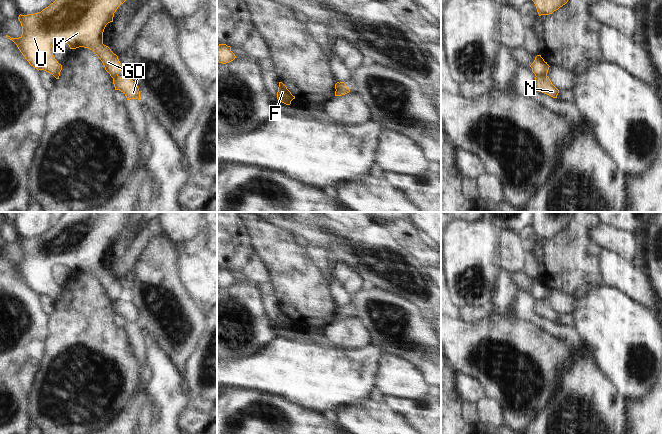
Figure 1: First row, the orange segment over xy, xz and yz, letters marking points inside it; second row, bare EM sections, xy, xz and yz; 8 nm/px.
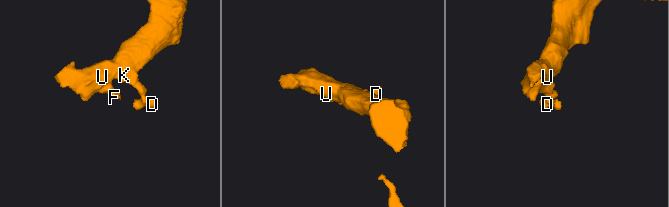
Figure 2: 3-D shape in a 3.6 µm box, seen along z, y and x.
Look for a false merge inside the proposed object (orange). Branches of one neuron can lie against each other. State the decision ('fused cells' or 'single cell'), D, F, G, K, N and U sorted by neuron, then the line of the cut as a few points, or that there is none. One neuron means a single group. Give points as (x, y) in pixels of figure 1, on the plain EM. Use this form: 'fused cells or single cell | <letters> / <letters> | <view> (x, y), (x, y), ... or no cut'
fused cells | D N / F G K U | yz (546, 298), (536, 300)

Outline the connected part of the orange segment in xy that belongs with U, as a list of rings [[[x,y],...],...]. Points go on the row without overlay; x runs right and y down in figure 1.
[[[64,212],[63,215],[56,221],[56,224],[41,236],[19,239],[18,243],[22,250],[22,259],[19,262],[6,261],[12,264],[29,286],[31,290],[39,294],[44,294],[52,298],[56,303],[59,303],[62,289],[58,287],[53,279],[54,266],[66,266],[70,273],[84,271],[92,274],[102,285],[105,294],[112,302],[118,300],[121,293],[121,287],[118,280],[111,273],[103,268],[103,256],[106,249],[113,246],[114,237],[118,231],[127,223],[131,212]]]

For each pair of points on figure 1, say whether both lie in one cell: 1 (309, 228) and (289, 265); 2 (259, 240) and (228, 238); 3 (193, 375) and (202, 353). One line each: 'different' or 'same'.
1: different
2: different
3: same

